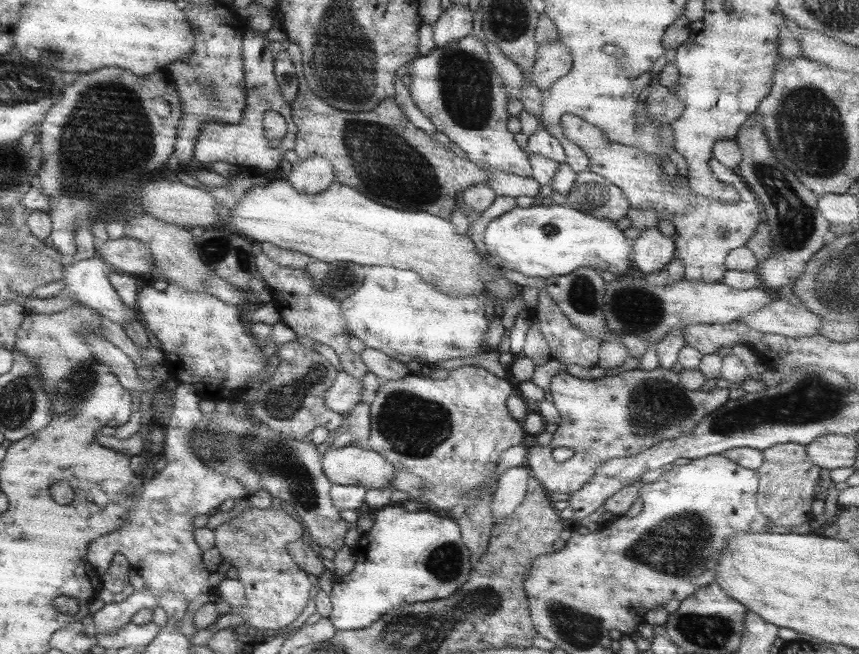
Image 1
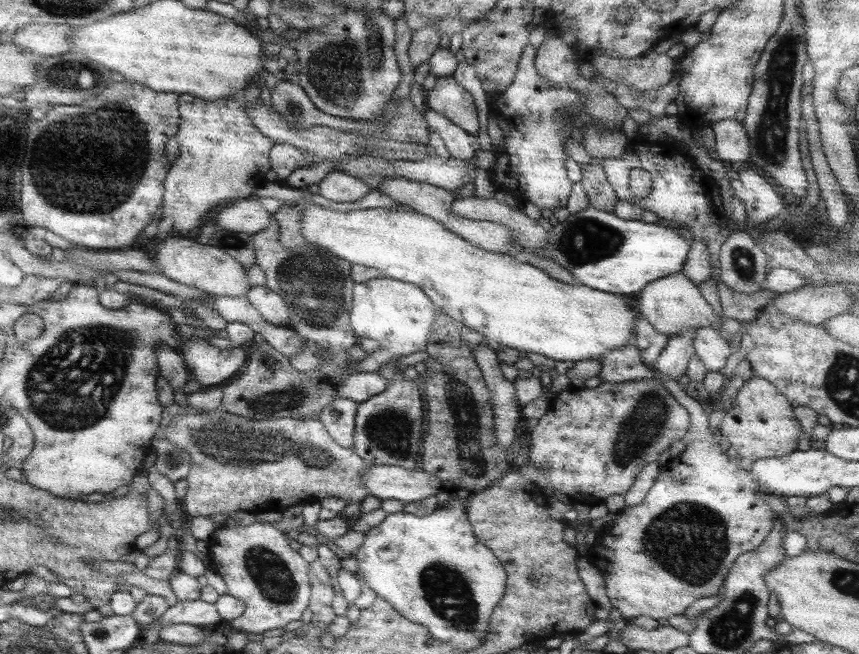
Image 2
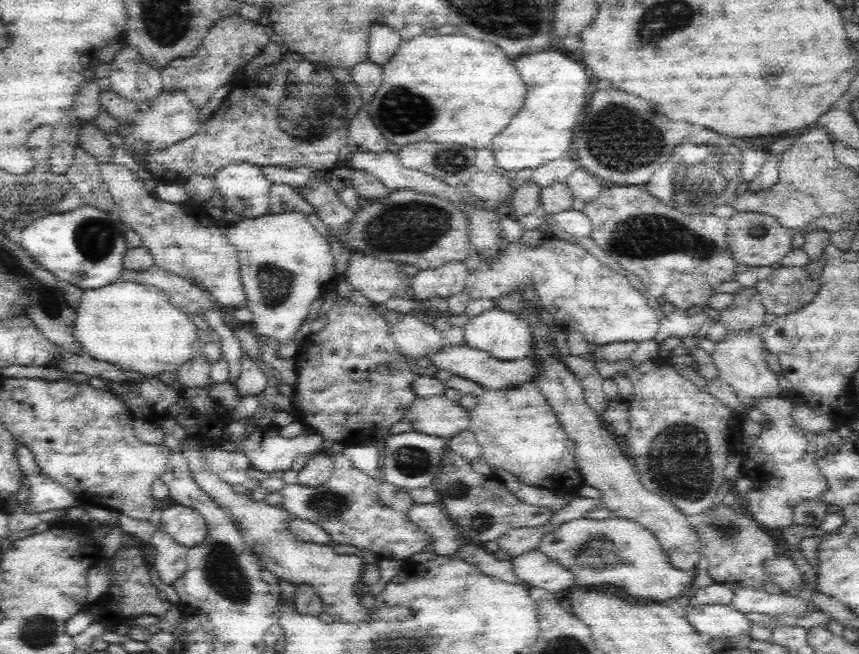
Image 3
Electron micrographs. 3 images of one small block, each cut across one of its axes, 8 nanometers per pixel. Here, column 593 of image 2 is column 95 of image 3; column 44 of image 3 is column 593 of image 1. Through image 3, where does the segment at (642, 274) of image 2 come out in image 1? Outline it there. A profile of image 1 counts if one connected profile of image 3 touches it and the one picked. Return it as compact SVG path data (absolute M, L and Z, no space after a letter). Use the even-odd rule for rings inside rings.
M551 203L548 206L540 204L526 208L513 207L486 224L483 244L491 264L503 270L515 270L523 276L541 276L546 279L550 276L565 276L581 267L592 268L596 271L606 270L616 277L622 277L630 265L628 257L630 240L623 236L623 231L617 228L614 222L589 216L567 204Z

